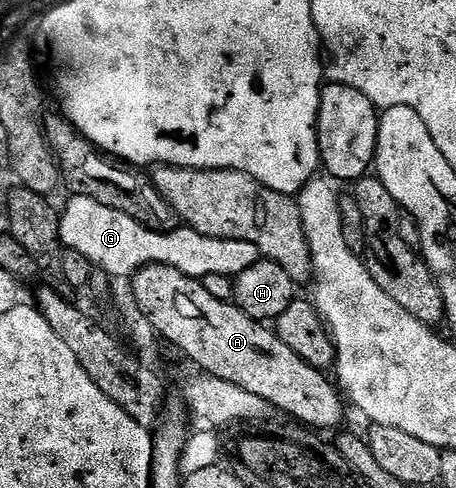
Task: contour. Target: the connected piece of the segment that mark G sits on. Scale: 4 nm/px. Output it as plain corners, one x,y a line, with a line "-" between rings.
71,195
66,209
60,212
59,238
66,248
84,254
94,263
95,269
107,272
110,278
133,277
146,264
163,264
180,270
186,276
201,278
208,274
239,276
248,266
259,260
256,246
252,242
208,238
196,230
179,226
175,232
154,232
138,224
128,214
112,210
112,206
100,206
92,198

